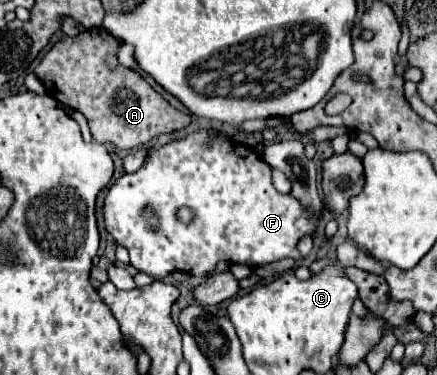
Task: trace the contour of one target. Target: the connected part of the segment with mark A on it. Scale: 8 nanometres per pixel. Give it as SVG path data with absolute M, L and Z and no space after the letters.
M92 28L92 30L84 30L78 36L62 36L50 50L48 54L42 58L42 62L36 66L34 74L44 82L48 94L58 100L60 104L78 110L86 116L90 132L94 136L96 142L100 144L114 144L116 148L128 150L128 148L136 148L142 146L146 142L150 142L152 138L166 134L166 132L174 132L180 128L186 128L190 124L190 116L172 108L150 84L146 84L142 80L142 76L130 68L124 68L118 60L116 60L116 50L120 48L120 44L116 42L114 36L110 36L104 28Z

